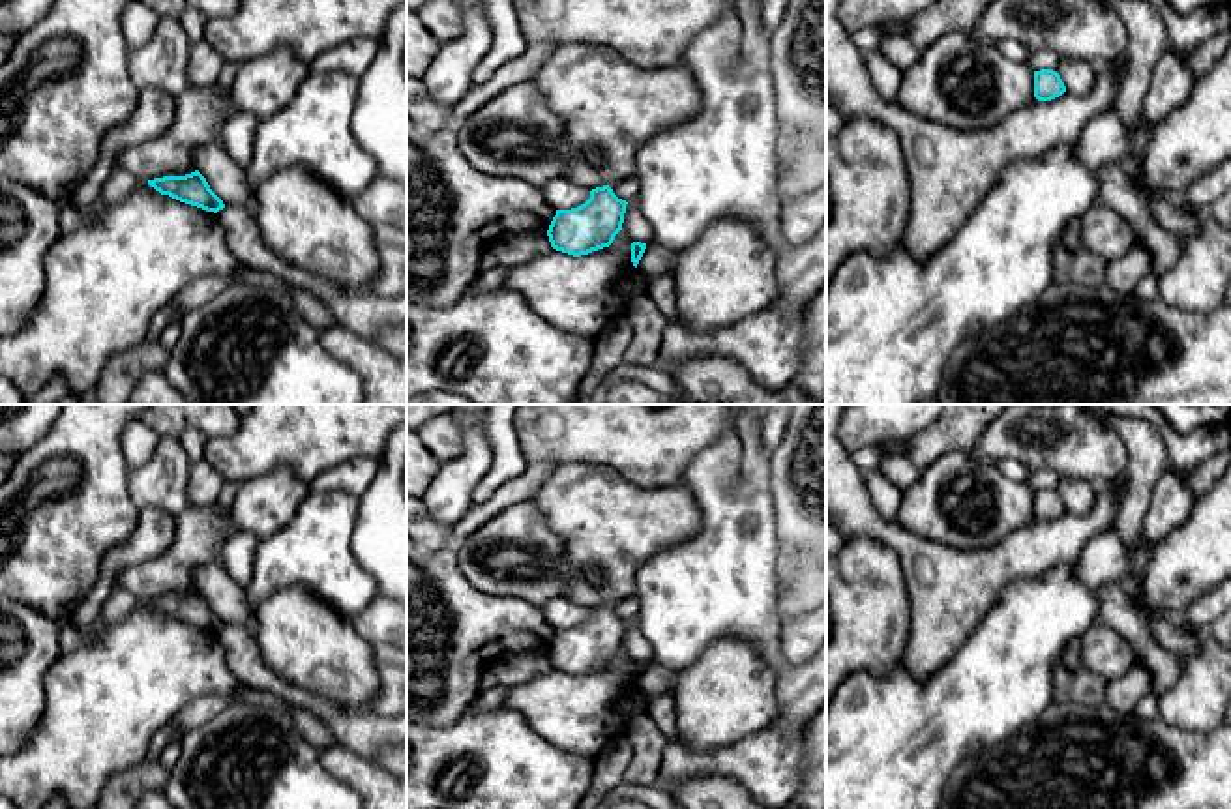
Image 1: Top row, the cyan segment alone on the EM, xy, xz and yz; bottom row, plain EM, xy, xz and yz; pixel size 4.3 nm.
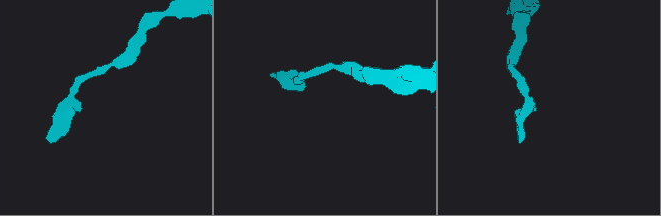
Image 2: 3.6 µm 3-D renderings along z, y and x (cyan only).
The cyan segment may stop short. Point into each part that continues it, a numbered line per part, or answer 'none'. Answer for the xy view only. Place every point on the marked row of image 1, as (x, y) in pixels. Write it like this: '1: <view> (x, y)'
none

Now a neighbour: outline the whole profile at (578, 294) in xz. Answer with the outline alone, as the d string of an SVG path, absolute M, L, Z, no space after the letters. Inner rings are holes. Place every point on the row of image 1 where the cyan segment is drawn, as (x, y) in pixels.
M622 228L609 247L588 255L553 249L532 262L510 266L504 287L521 294L534 315L551 326L594 339L628 305L616 285L635 273L631 243Z

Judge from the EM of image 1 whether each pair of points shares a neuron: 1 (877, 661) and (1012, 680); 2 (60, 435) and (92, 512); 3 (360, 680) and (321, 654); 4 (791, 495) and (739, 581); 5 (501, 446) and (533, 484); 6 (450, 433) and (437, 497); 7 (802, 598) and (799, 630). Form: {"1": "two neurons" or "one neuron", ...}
{"1": "two neurons", "2": "one neuron", "3": "one neuron", "4": "two neurons", "5": "two neurons", "6": "two neurons", "7": "two neurons"}

